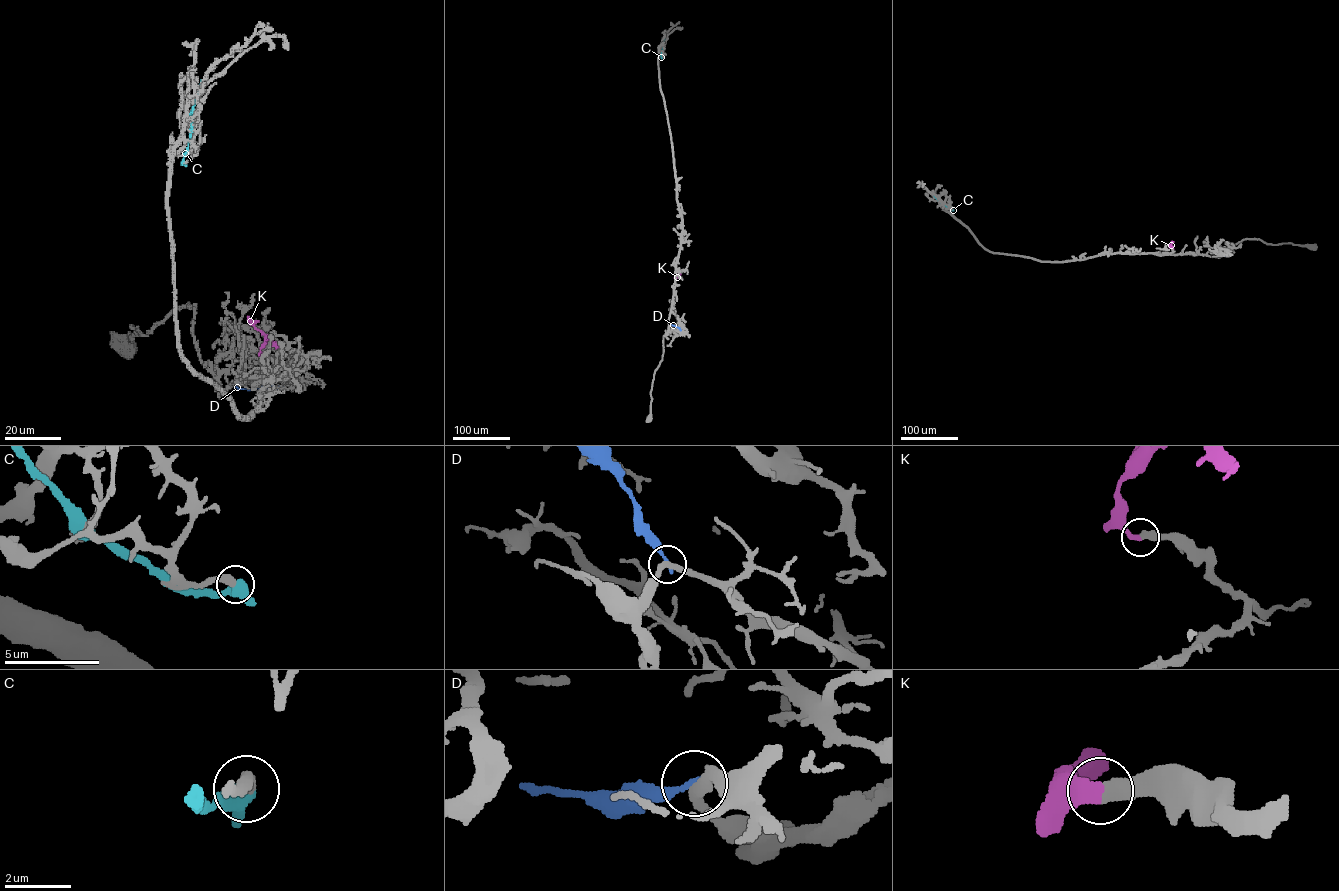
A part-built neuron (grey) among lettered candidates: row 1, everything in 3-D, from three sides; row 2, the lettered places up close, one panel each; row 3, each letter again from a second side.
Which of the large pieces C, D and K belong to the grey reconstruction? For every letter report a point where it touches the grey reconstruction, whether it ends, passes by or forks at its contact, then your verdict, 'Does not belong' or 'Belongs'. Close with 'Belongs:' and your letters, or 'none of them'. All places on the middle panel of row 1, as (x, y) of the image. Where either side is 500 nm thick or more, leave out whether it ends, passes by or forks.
C: Touches grey at (661, 58). It passes by. Does not belong
D: Touches grey at (681, 331). It ends there. Does not belong
K: Touches grey at (677, 277). It ends there. Belongs
Belongs: K

